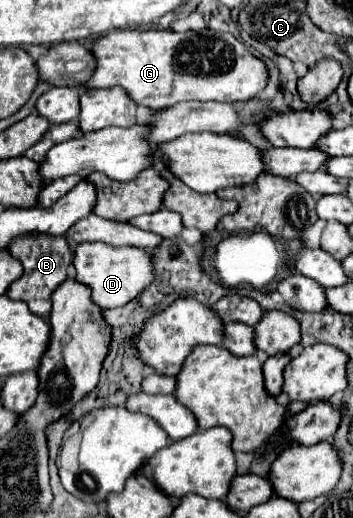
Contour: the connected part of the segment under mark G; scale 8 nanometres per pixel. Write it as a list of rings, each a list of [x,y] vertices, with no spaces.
[[[117,29],[117,31],[111,31],[107,35],[101,35],[93,41],[91,45],[91,53],[97,61],[97,67],[91,75],[91,79],[83,85],[85,89],[101,89],[101,87],[111,87],[111,85],[119,85],[127,91],[127,95],[137,103],[137,105],[145,105],[153,111],[157,109],[163,109],[163,107],[169,107],[169,105],[175,105],[179,101],[247,101],[251,97],[255,97],[267,83],[267,67],[263,65],[263,61],[255,59],[241,41],[237,41],[231,33],[221,33],[221,31],[211,31],[211,29],[205,29],[201,33],[197,31],[185,31],[185,33],[173,33],[173,31],[159,31],[159,29],[147,29],[147,31],[139,31],[139,29]]]

